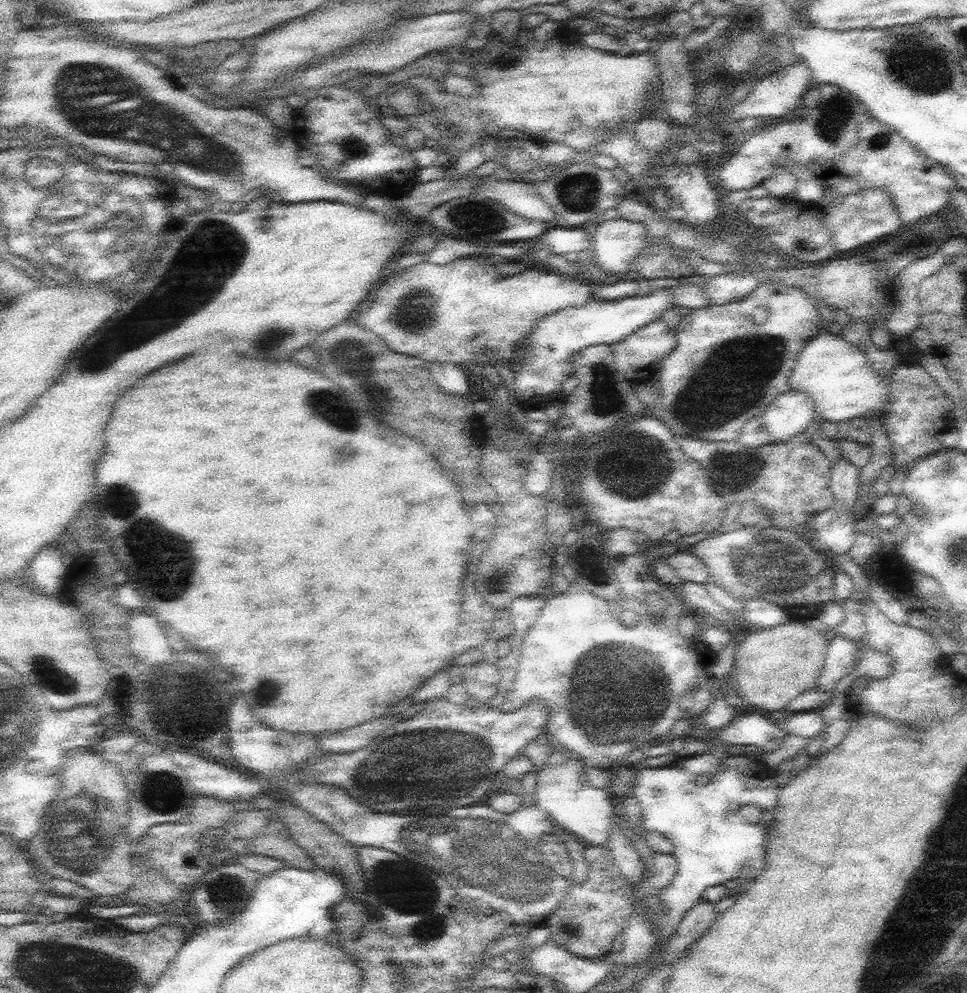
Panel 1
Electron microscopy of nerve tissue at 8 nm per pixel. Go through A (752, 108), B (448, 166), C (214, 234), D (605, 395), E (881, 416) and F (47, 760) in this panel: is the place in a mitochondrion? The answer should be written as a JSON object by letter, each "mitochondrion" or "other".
{"A":"other","B":"other","C":"mitochondrion","D":"mitochondrion","E":"other","F":"other"}

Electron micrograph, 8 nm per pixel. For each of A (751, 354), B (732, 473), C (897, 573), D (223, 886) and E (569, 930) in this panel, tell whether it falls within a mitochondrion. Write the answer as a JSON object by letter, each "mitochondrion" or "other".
{"A":"mitochondrion","B":"mitochondrion","C":"other","D":"other","E":"other"}

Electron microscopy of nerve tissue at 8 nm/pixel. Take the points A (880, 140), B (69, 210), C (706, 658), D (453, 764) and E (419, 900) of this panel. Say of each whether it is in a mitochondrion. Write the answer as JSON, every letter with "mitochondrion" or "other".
{"A":"mitochondrion","B":"mitochondrion","C":"other","D":"mitochondrion","E":"mitochondrion"}

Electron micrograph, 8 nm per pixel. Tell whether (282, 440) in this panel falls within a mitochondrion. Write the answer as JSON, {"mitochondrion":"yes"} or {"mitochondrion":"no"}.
{"mitochondrion":"no"}

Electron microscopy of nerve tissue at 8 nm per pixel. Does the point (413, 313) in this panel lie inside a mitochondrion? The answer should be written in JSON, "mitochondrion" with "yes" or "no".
{"mitochondrion":"yes"}

